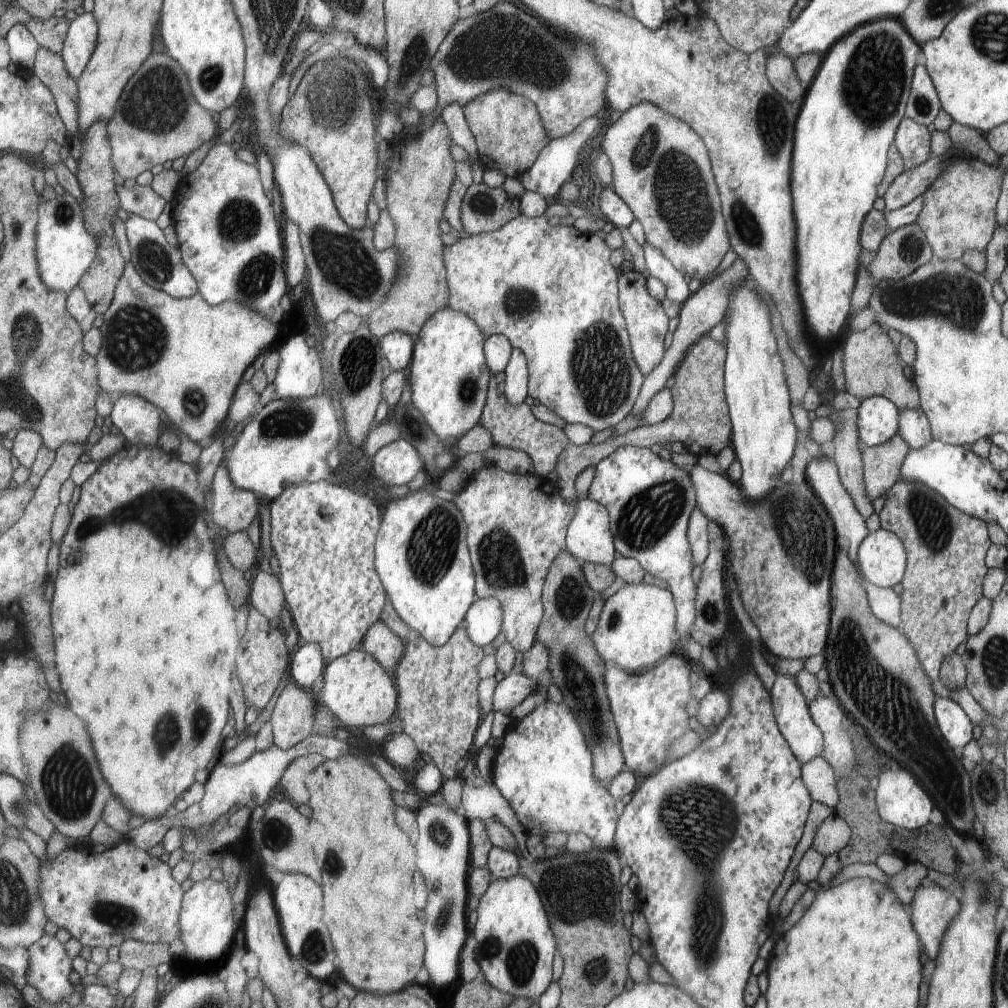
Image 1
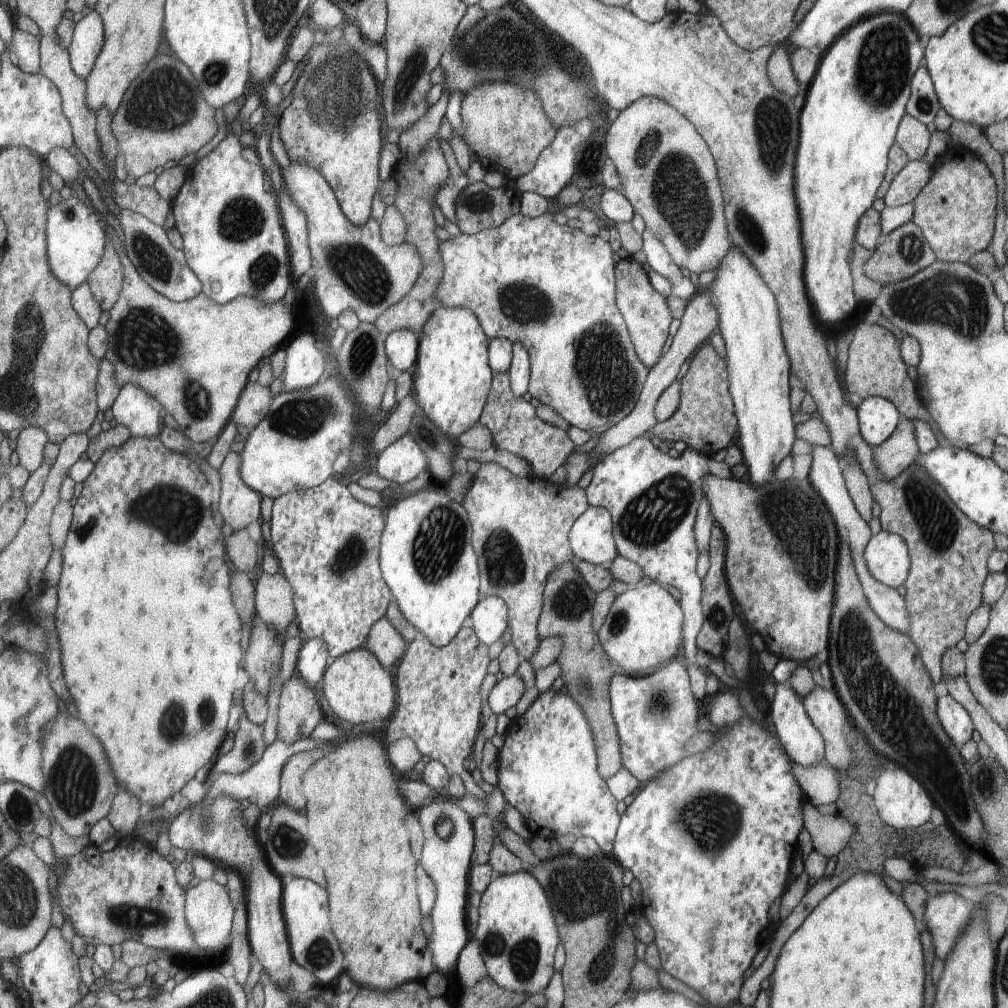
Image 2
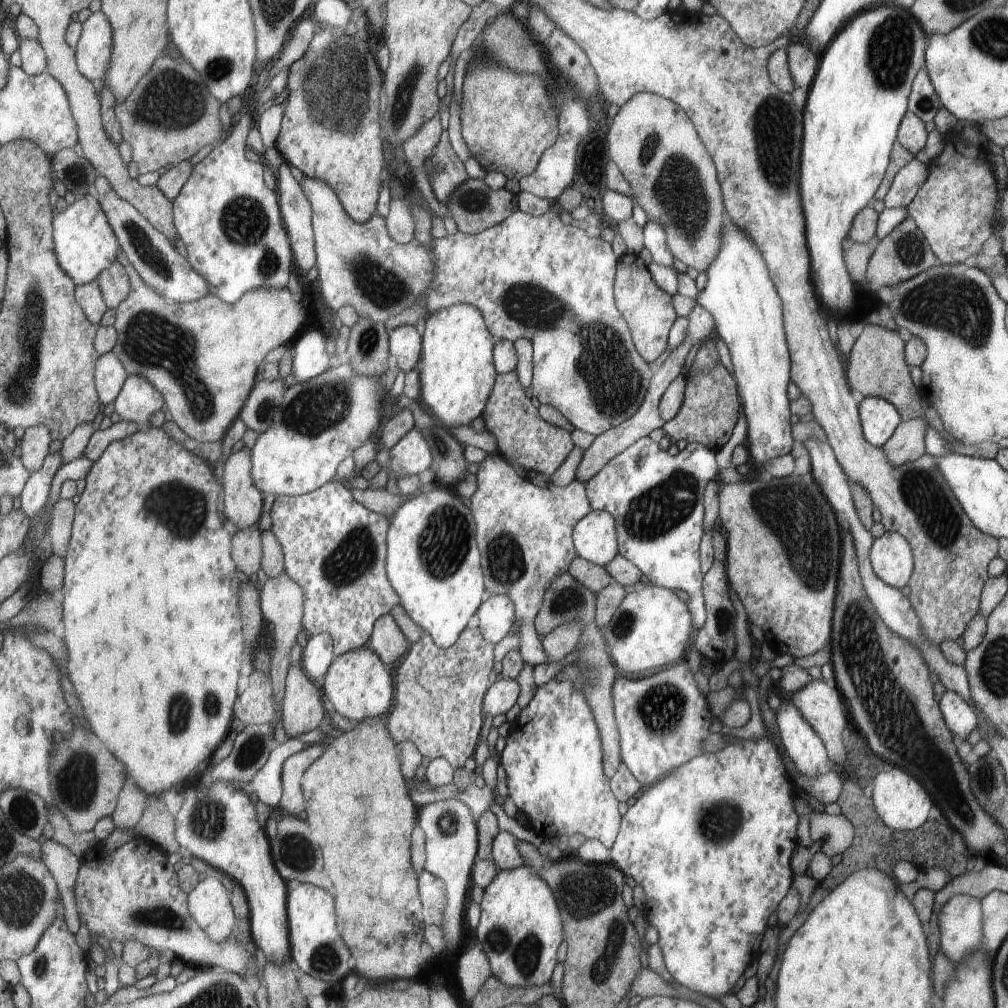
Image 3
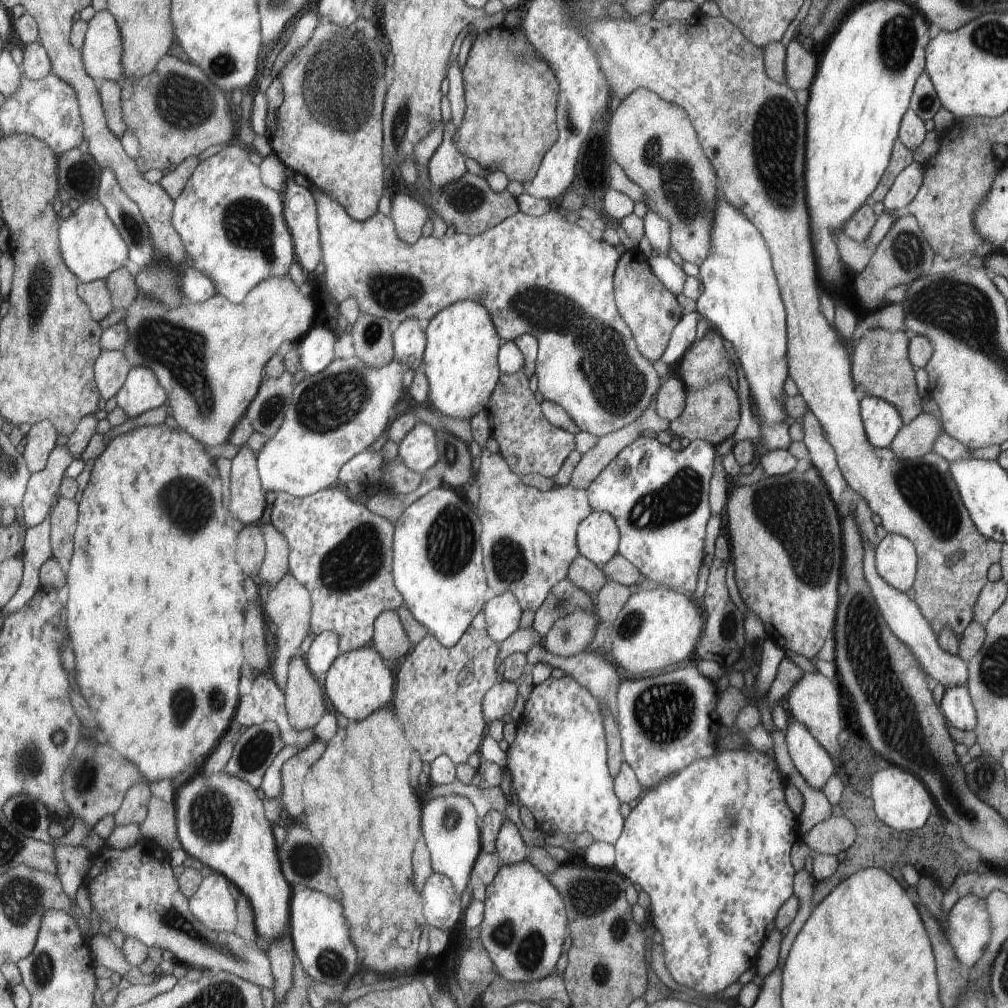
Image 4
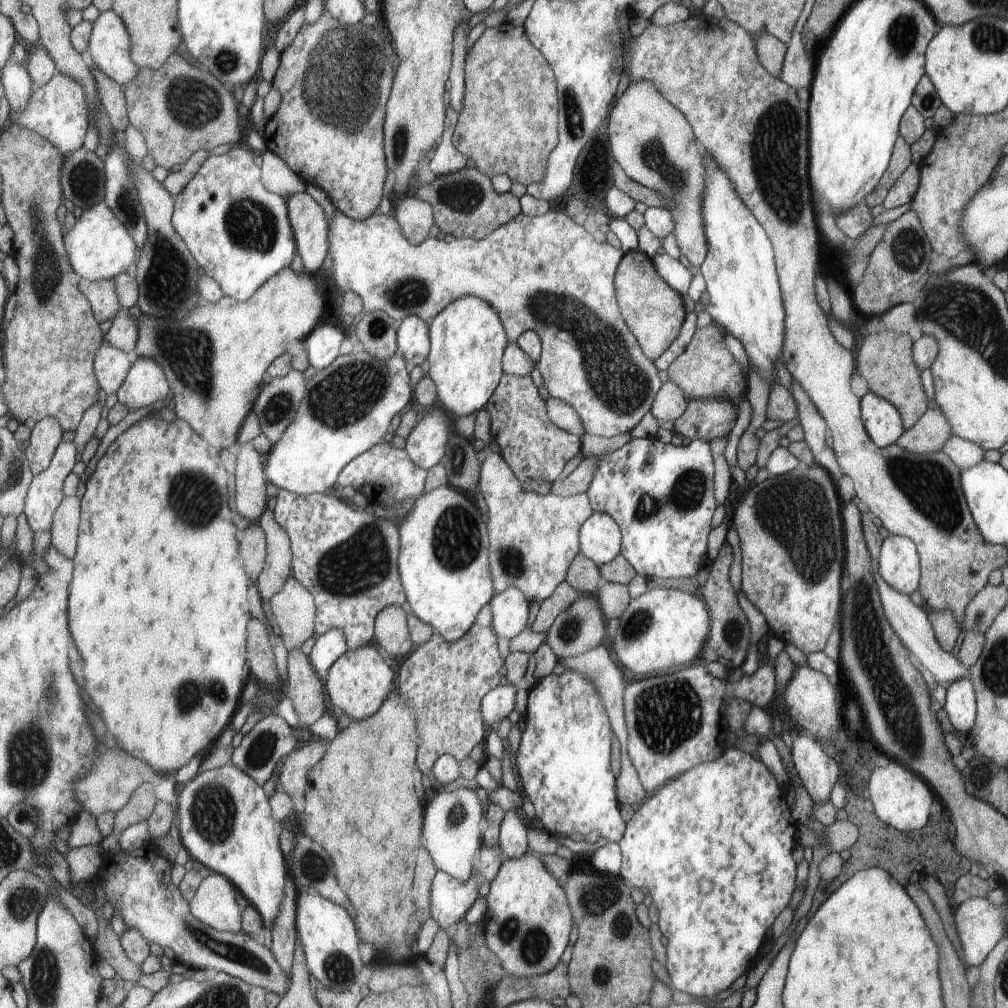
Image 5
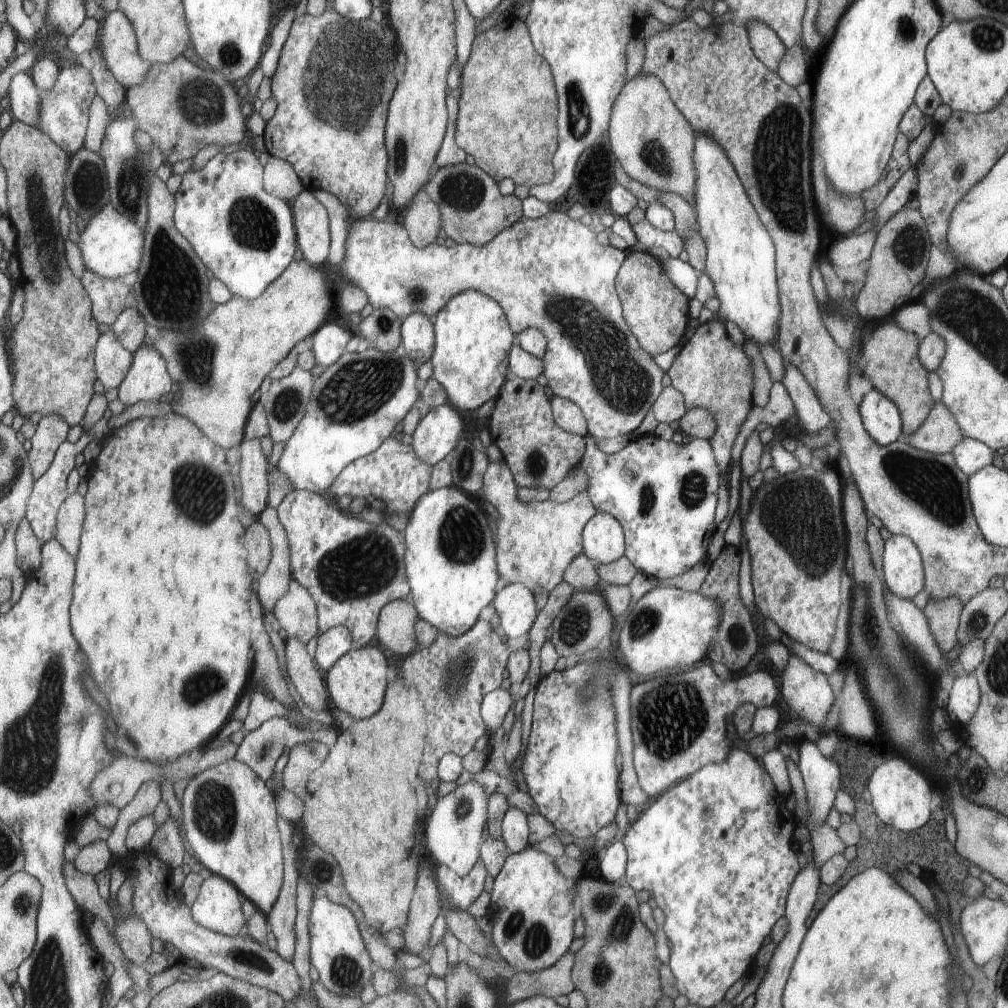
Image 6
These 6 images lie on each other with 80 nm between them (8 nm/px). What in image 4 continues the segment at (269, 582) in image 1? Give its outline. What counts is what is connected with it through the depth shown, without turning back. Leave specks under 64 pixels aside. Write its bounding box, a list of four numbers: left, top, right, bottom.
[261,571,311,692]

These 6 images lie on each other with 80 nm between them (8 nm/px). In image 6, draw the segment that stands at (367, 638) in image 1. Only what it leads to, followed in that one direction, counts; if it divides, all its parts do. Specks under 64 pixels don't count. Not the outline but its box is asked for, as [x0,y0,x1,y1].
[376,599,419,654]

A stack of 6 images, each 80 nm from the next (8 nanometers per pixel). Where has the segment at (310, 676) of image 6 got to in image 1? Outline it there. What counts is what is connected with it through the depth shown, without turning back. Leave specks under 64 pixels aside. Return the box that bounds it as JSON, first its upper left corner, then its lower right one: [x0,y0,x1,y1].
[270,683,314,750]

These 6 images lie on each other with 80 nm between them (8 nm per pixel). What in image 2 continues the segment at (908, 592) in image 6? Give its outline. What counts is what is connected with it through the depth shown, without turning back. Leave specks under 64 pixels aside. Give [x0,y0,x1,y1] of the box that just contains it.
[863,530,911,588]

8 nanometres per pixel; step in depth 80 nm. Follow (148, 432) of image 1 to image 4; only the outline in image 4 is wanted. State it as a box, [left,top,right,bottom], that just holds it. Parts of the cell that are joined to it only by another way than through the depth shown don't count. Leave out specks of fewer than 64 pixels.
[116,366,168,418]

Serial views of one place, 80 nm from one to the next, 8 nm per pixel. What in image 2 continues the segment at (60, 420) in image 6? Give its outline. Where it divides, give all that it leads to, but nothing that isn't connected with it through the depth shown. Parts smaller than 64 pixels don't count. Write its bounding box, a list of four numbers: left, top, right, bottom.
[15,426,49,472]

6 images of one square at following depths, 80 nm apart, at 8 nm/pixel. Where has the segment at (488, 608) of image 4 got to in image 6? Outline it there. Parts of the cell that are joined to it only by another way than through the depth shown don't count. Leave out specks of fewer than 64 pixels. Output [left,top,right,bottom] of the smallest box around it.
[493,582,536,638]

